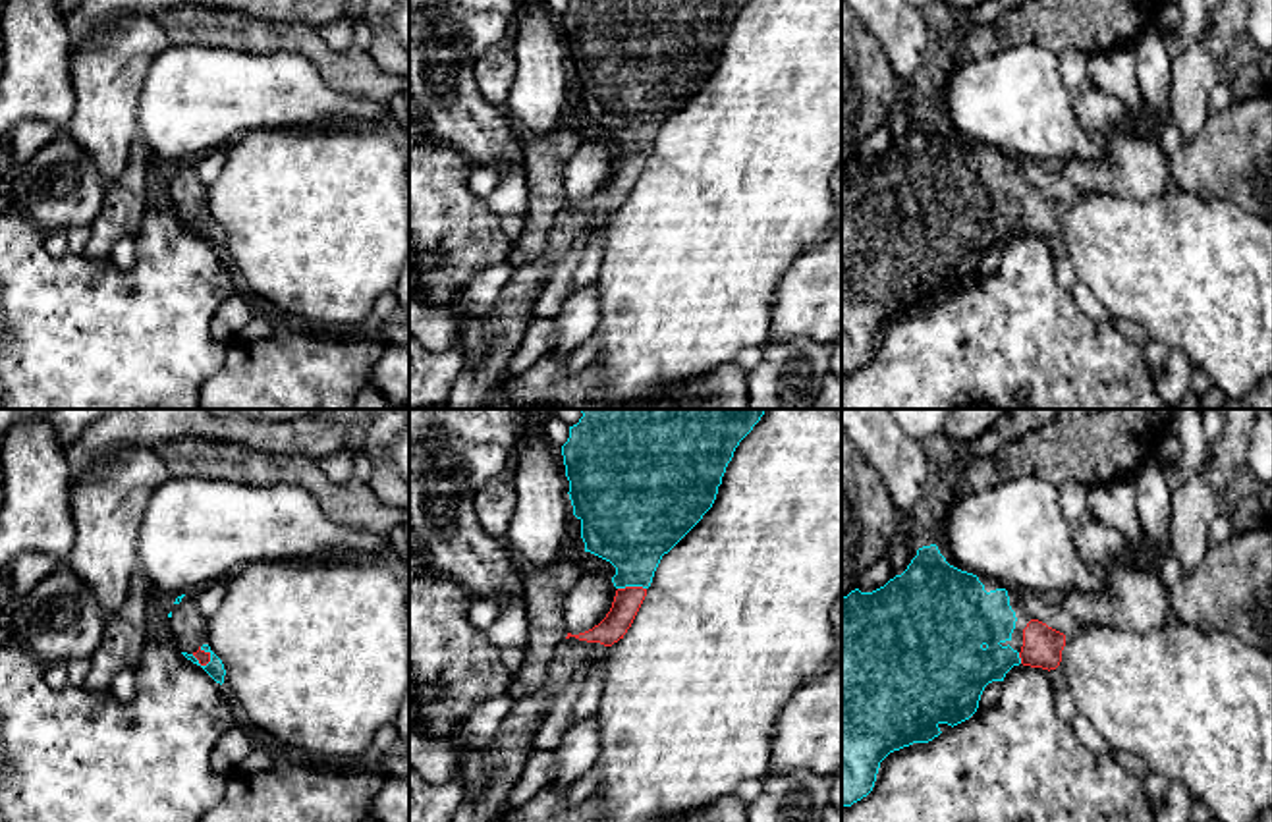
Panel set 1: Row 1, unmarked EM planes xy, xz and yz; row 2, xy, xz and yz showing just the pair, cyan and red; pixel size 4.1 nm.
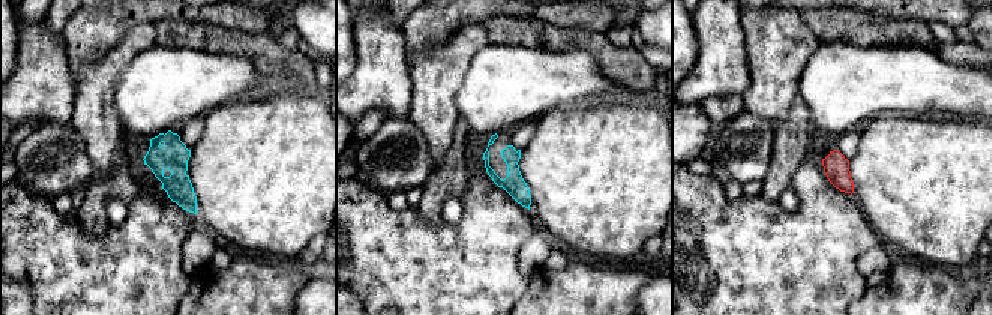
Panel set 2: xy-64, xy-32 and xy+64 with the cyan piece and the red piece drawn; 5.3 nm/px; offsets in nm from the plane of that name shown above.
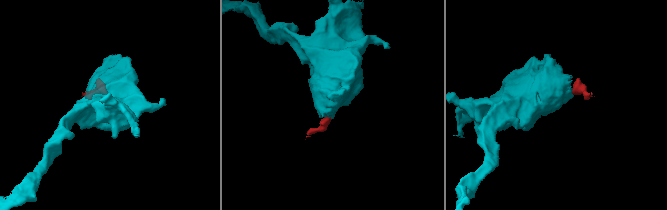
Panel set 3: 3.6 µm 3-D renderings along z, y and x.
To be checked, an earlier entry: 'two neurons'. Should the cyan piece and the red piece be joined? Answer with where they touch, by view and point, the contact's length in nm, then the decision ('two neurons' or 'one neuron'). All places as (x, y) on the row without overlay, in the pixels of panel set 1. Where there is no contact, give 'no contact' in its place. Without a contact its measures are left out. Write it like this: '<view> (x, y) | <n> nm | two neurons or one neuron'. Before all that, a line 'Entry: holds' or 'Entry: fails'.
Entry: fails
xz (632, 153) | 120 nm | one neuron

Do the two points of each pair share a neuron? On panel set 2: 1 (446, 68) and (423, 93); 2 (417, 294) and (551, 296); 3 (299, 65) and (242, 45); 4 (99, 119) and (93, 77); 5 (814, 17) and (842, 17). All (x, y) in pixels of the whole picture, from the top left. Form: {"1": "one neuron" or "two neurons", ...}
{"1": "one neuron", "2": "two neurons", "3": "one neuron", "4": "one neuron", "5": "one neuron"}

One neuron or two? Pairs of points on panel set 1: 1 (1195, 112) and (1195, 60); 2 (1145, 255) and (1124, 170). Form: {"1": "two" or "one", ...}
{"1": "one", "2": "two"}

